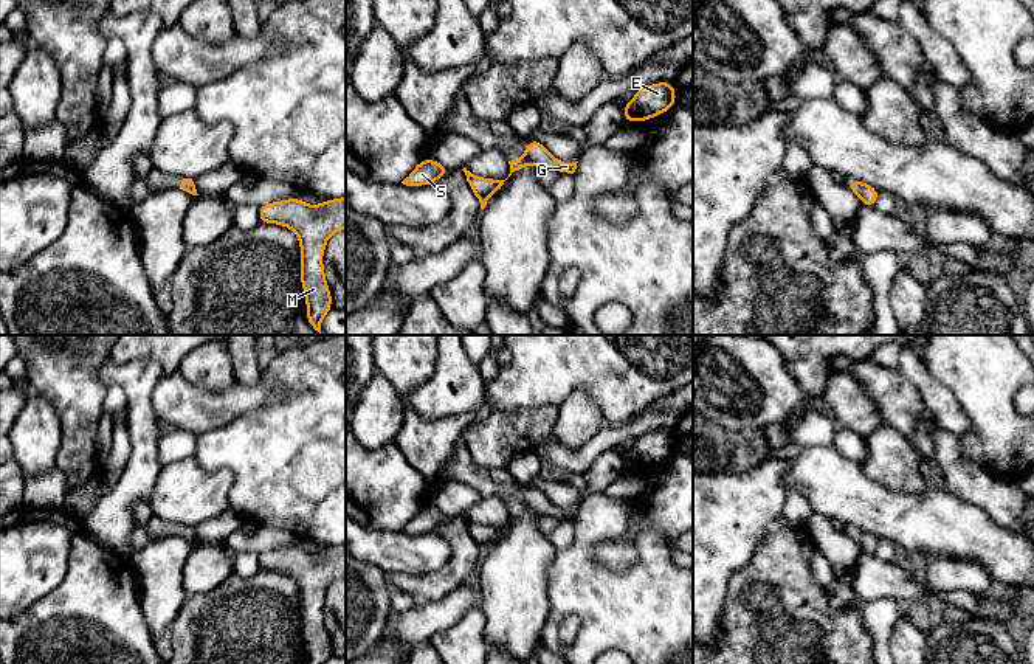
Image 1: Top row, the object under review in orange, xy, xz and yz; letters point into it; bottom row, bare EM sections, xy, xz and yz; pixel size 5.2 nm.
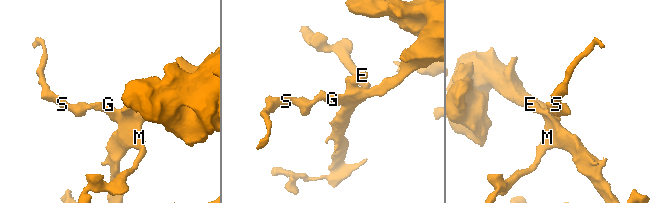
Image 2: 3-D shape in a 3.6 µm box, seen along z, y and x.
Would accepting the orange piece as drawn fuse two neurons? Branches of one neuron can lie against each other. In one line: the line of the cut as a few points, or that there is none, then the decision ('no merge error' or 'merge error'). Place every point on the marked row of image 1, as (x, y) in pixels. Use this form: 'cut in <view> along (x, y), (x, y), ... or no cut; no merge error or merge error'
no cut; no merge error

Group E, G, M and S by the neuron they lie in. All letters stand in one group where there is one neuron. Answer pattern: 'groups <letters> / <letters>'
groups E G M S

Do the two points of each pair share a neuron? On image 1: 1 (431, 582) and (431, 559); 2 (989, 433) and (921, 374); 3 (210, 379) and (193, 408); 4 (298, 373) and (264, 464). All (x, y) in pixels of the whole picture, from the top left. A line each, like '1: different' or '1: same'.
1: different
2: different
3: different
4: same

